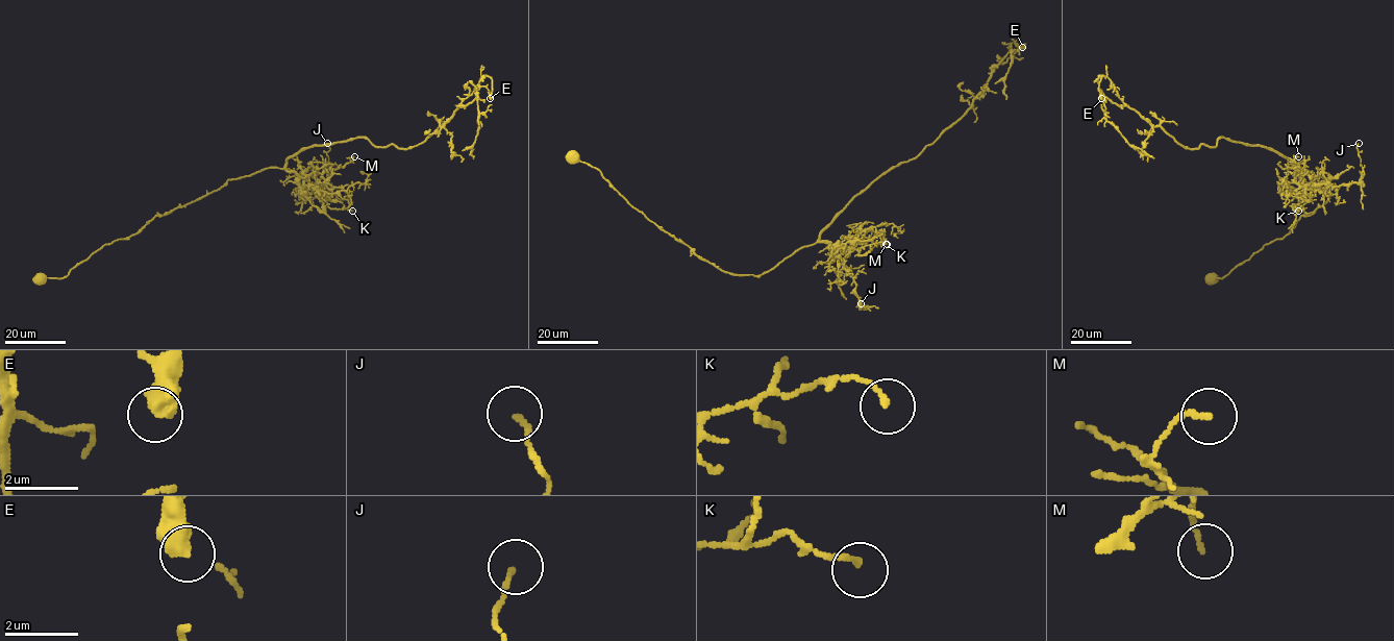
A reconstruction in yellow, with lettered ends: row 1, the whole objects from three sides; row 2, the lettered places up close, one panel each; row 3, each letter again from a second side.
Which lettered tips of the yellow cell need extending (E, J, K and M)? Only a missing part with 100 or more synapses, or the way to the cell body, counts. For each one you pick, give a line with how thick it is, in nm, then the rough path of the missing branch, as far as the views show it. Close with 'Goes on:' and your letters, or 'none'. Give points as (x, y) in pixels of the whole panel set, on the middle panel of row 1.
Goes on: none

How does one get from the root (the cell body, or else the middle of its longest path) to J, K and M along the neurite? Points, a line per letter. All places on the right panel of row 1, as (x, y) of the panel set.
J: (1212, 279), (1282, 239), (1327, 200), (1330, 180), (1298, 168), (1304, 187), (1358, 182), (1359, 143)
K: (1212, 279), (1282, 239), (1327, 200), (1330, 180), (1302, 167), (1297, 171), (1309, 186), (1298, 211)
M: (1212, 279), (1282, 239), (1327, 200), (1328, 179), (1300, 167), (1309, 186), (1294, 180), (1298, 156)

